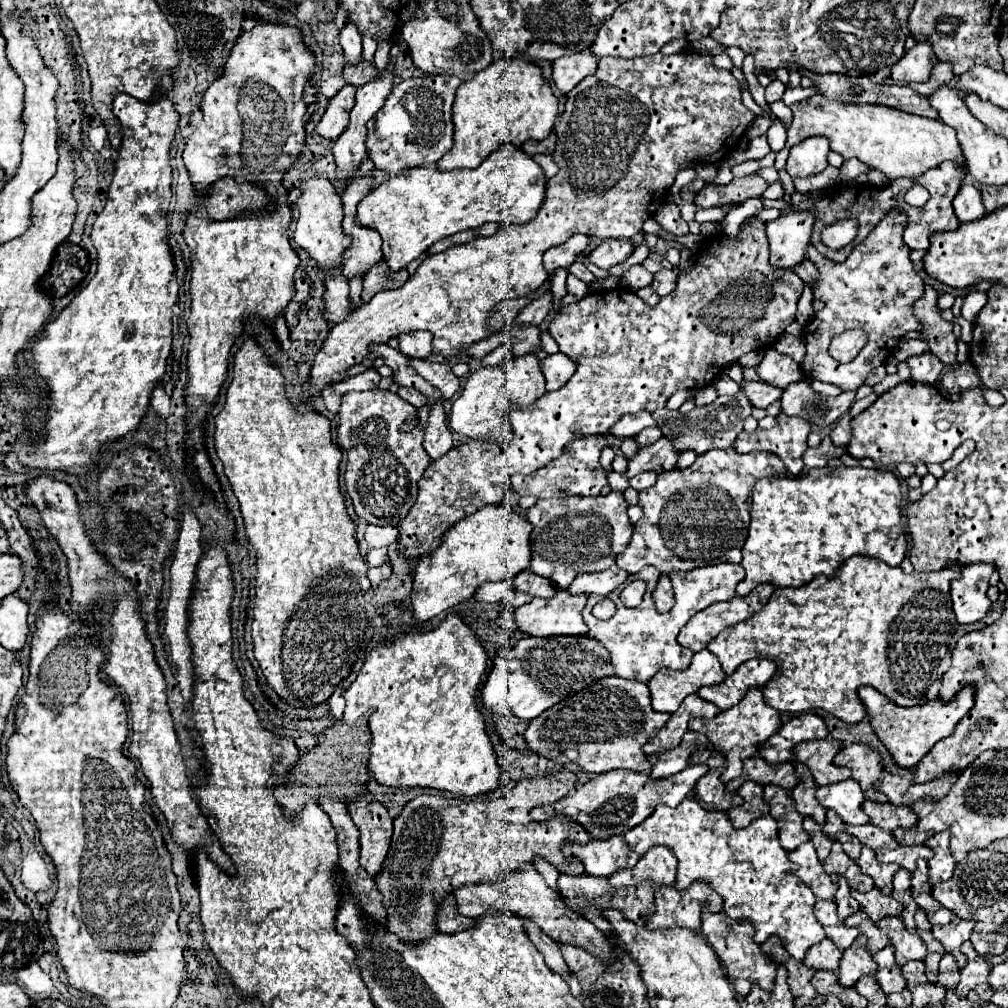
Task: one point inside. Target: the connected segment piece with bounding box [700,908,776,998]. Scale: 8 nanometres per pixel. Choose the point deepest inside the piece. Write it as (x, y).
(745, 965)

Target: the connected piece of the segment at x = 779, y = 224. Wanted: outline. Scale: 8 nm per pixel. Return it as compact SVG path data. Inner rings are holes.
M794 212L778 216L766 224L766 234L770 240L770 264L776 268L776 278L782 278L782 270L792 270L796 264L808 258L806 248L810 244L812 222L812 212Z

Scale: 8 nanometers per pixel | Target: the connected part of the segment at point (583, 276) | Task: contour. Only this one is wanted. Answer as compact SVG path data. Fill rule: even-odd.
M574 262L570 268L568 268L570 272L574 272L582 282L586 282L586 284L590 284L590 282L594 282L594 276L590 274L590 270L582 264L582 262Z

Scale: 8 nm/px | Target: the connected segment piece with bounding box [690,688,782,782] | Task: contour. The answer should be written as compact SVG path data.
M752 688L752 692L748 692L740 704L732 706L730 710L726 712L720 712L718 716L714 716L712 720L700 720L700 718L694 718L692 724L690 724L690 730L692 732L700 732L700 734L706 734L708 742L720 752L724 754L726 758L726 768L722 770L720 774L720 780L722 782L730 782L734 778L738 778L742 774L742 762L746 758L752 758L758 754L758 746L762 742L766 742L772 734L776 734L780 730L782 722L780 722L780 716L778 716L778 710L770 708L766 702L764 702L764 696L758 688Z

